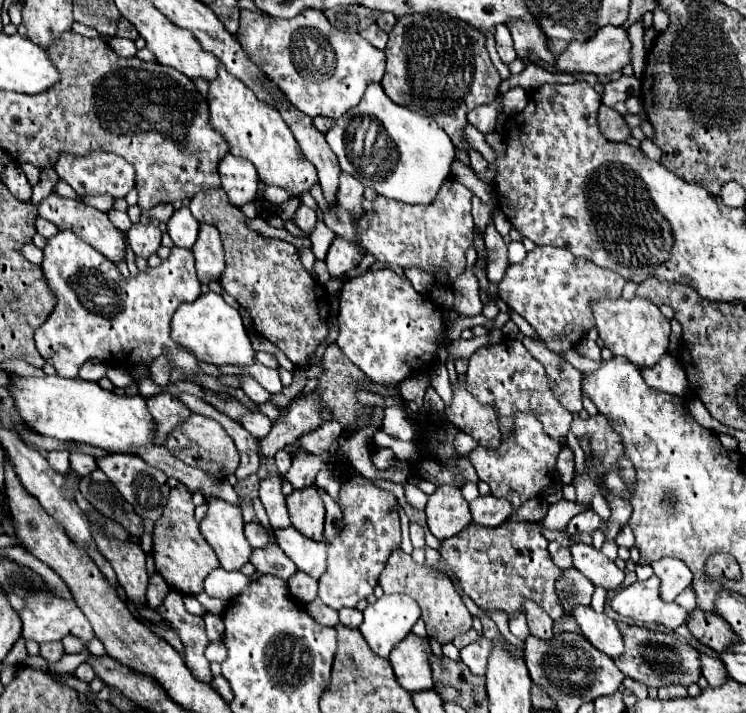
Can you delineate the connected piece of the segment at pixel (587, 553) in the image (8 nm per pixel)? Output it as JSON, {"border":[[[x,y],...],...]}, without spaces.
{"border":[[[576,543],[570,547],[574,567],[584,573],[596,587],[604,587],[606,591],[614,591],[624,581],[624,571],[620,571],[614,561],[606,559],[592,545]]]}

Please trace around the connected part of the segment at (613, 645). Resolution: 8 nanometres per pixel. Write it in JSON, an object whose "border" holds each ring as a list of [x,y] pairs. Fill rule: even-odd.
{"border":[[[574,607],[572,617],[580,625],[584,637],[604,655],[610,659],[616,659],[624,653],[624,641],[622,635],[612,619],[608,619],[604,613],[596,613],[592,607]]]}

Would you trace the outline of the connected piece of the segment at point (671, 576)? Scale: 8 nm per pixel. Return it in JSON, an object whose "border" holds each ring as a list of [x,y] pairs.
{"border":[[[660,559],[652,563],[654,575],[660,577],[660,595],[664,601],[672,601],[680,591],[692,583],[692,571],[678,559]]]}

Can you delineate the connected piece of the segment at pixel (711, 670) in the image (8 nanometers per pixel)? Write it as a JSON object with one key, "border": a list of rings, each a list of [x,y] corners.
{"border":[[[706,655],[706,661],[702,661],[702,675],[706,677],[710,687],[718,687],[720,683],[730,679],[728,671],[724,671],[724,663],[720,663],[720,659],[712,659],[708,655]]]}

